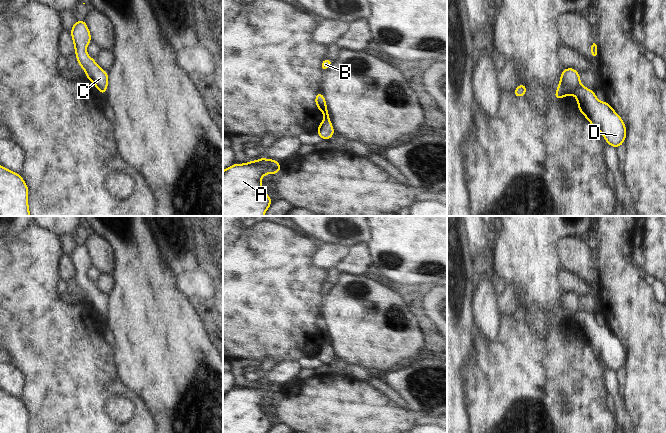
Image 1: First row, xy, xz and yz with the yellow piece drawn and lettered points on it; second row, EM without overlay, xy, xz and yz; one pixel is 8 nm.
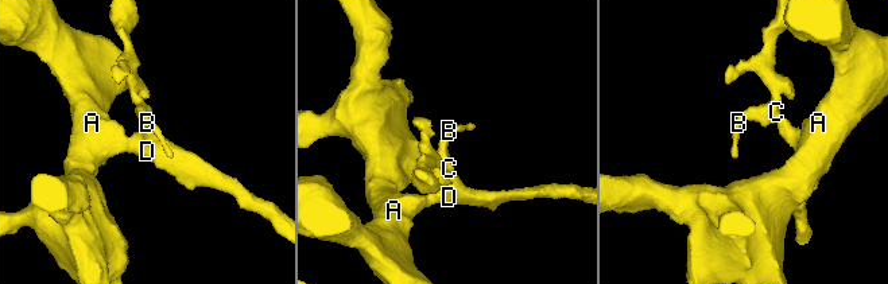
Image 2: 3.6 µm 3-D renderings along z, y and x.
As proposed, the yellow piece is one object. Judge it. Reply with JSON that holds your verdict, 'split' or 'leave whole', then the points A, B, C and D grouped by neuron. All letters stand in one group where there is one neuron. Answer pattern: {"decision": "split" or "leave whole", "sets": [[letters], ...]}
{"decision": "split", "sets": [["A", "D"], ["B", "C"]]}

